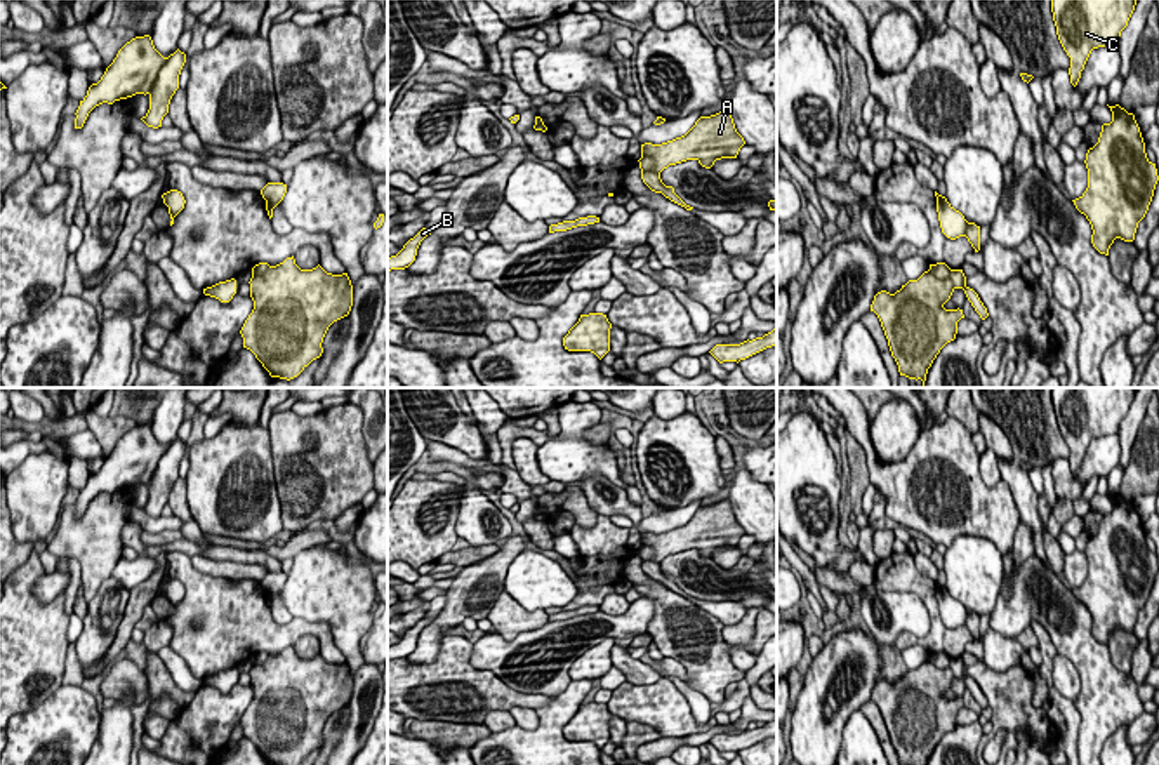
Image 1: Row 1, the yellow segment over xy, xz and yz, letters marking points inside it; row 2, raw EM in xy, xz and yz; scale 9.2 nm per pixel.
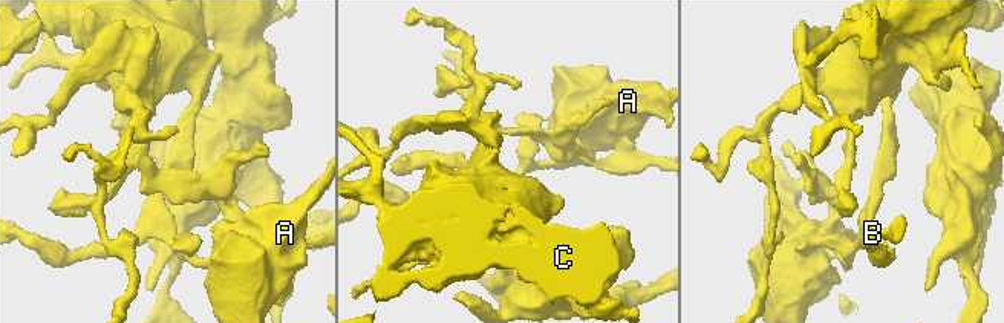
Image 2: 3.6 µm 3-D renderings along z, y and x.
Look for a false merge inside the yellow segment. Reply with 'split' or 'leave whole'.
split

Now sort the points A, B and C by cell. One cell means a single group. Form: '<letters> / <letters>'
A / B C

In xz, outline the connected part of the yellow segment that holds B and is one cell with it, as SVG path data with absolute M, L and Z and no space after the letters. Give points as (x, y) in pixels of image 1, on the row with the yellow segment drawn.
M422 228L396 256L387 257L387 271L408 268L415 261L417 249L427 235L431 235L431 231Z

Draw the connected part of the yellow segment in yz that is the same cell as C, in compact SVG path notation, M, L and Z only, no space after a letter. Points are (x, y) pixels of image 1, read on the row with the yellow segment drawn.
M1051 0L1058 40L1070 57L1076 87L1093 49L1116 45L1136 0Z

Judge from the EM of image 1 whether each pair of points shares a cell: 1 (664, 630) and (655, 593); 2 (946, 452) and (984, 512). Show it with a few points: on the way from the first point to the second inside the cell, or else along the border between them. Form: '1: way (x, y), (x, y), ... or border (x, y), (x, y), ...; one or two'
1: way (664, 621), (664, 602); one
2: way (960, 466), (972, 478), (972, 498); one

